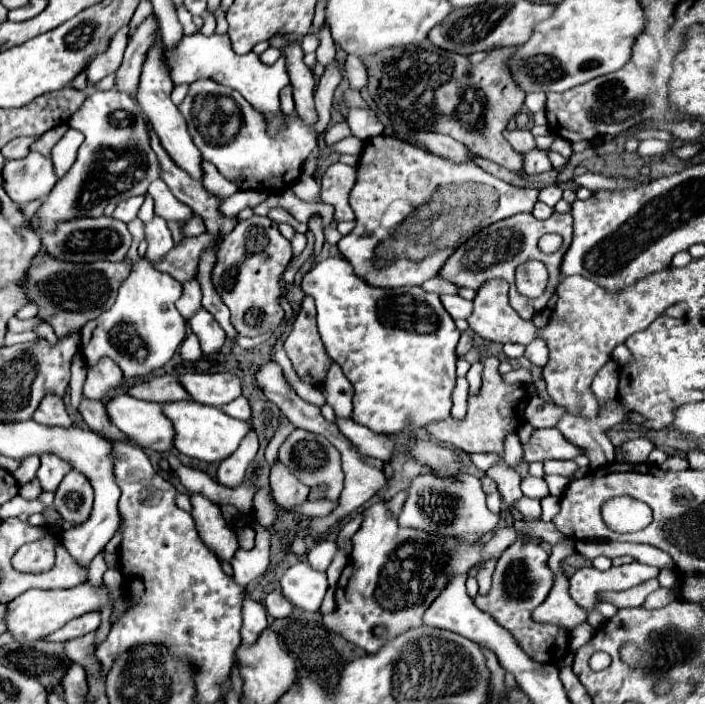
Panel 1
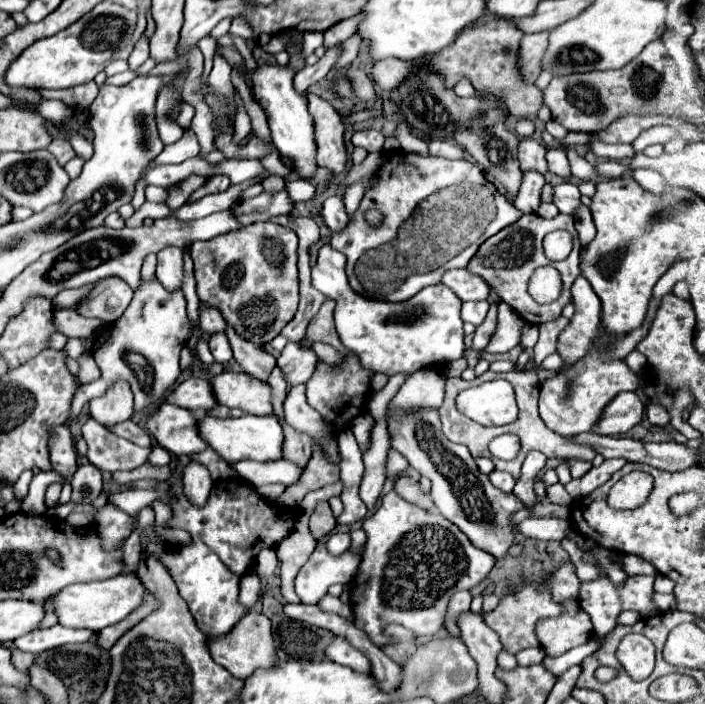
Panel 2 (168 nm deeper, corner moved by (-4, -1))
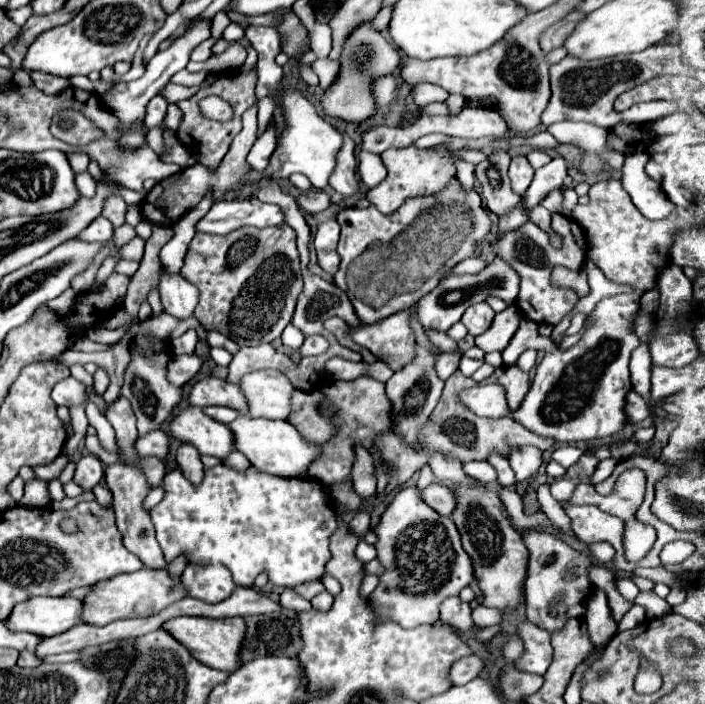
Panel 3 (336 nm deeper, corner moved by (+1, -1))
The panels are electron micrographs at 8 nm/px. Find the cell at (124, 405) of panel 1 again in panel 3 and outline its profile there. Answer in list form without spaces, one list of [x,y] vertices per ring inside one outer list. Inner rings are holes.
[[[199,407],[185,409],[169,423],[169,427],[175,439],[195,445],[201,455],[225,459],[235,451],[235,437],[231,435],[229,425],[207,417]]]

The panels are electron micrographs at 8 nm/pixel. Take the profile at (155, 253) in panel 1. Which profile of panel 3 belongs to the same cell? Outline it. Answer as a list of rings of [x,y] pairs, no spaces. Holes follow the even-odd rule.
[[[163,271],[159,293],[161,293],[161,301],[167,315],[175,319],[193,317],[193,311],[199,301],[199,291],[181,275],[167,275]]]

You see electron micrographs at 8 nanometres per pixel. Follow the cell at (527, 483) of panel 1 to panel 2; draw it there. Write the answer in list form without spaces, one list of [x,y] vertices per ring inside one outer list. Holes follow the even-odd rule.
[[[556,483],[556,485],[548,485],[546,487],[546,497],[550,503],[556,503],[556,505],[570,505],[572,503],[572,497],[566,493],[566,489]]]

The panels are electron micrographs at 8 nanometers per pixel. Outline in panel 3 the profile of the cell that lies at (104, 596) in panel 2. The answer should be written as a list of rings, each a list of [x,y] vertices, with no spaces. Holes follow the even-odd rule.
[[[167,567],[163,569],[141,569],[135,573],[123,573],[113,579],[101,581],[93,587],[93,591],[83,599],[83,623],[93,625],[107,625],[117,619],[131,619],[131,617],[149,617],[153,613],[159,613],[163,607],[169,607],[171,603],[185,597],[185,587],[181,583],[181,577],[169,575]]]

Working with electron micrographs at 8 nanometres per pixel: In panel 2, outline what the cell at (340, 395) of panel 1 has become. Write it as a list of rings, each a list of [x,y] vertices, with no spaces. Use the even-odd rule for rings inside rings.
[[[358,415],[358,417],[352,421],[352,425],[350,425],[350,429],[352,429],[352,433],[354,433],[354,437],[356,437],[356,441],[358,441],[358,445],[360,445],[362,451],[364,451],[364,447],[366,447],[368,437],[370,437],[372,423],[374,423],[372,415]]]

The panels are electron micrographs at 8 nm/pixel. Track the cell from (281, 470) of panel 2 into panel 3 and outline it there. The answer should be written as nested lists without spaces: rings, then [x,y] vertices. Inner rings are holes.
[[[233,451],[233,453],[224,460],[224,463],[239,470],[245,470],[249,467],[248,459],[245,459],[245,455],[239,453],[239,451]]]

